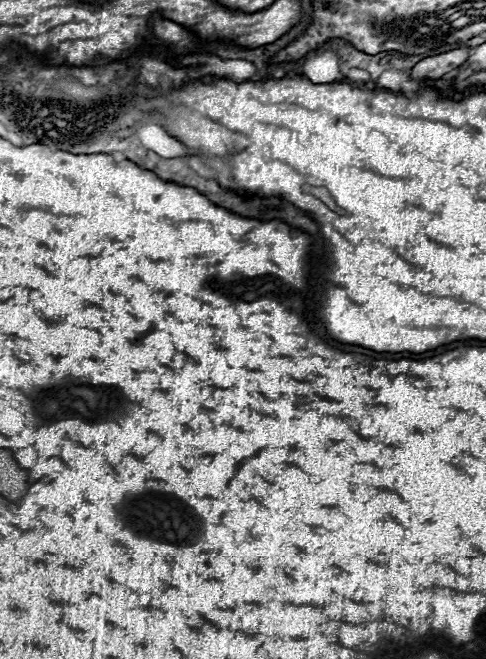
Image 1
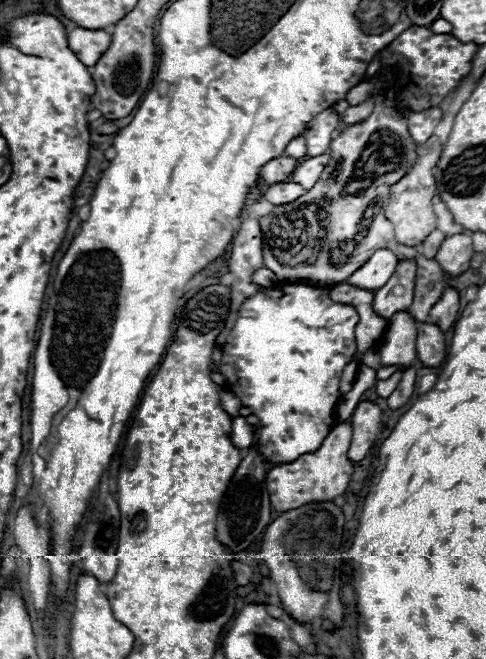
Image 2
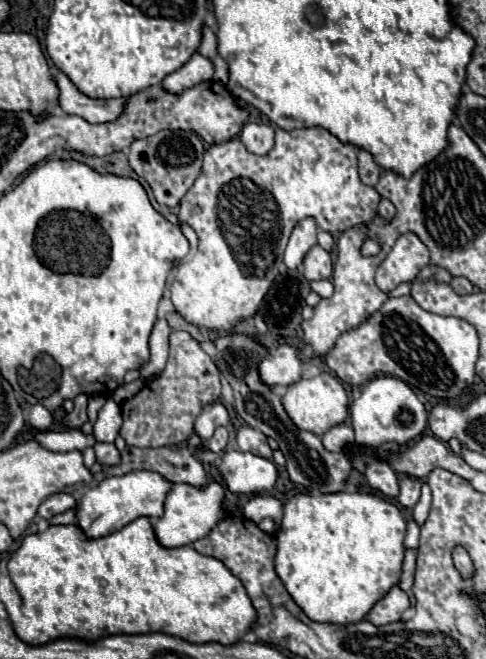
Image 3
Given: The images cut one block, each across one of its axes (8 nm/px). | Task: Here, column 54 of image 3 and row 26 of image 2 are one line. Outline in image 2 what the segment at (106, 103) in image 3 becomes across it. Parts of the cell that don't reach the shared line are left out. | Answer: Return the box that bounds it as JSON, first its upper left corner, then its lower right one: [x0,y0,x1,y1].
[68,26,112,68]

